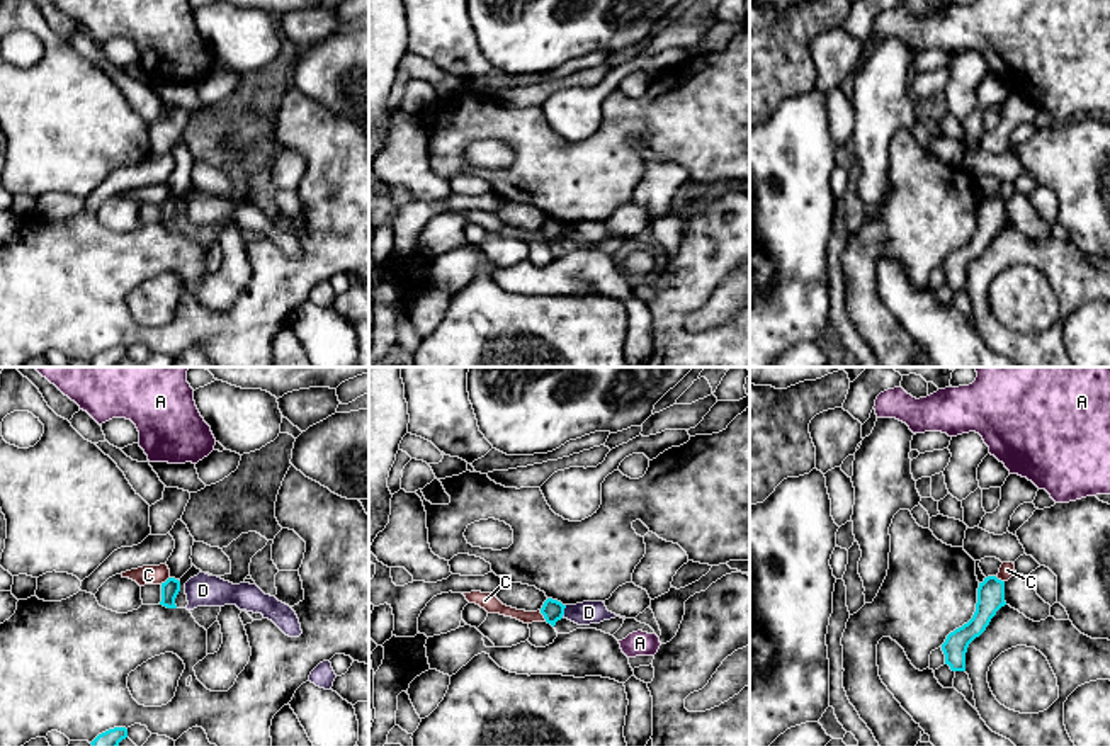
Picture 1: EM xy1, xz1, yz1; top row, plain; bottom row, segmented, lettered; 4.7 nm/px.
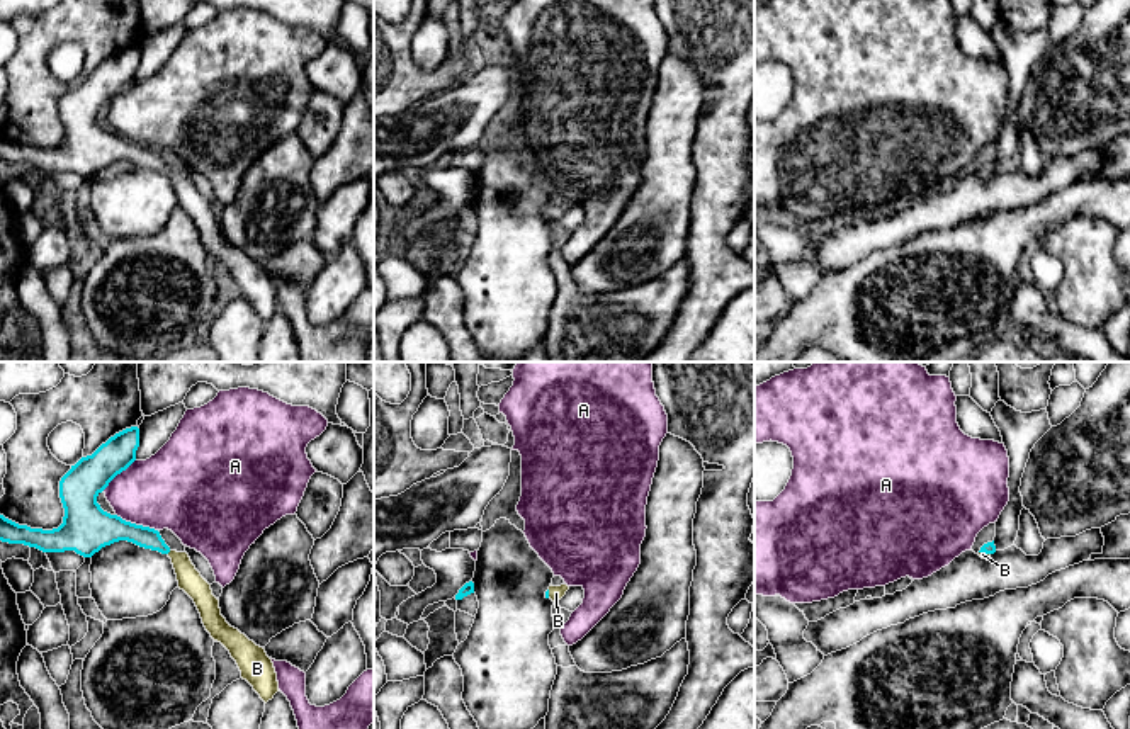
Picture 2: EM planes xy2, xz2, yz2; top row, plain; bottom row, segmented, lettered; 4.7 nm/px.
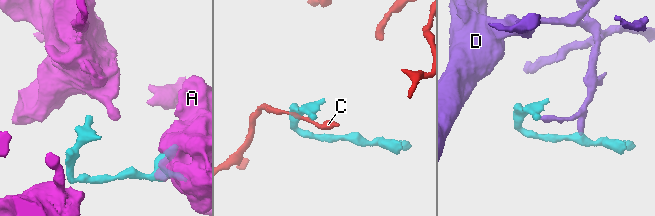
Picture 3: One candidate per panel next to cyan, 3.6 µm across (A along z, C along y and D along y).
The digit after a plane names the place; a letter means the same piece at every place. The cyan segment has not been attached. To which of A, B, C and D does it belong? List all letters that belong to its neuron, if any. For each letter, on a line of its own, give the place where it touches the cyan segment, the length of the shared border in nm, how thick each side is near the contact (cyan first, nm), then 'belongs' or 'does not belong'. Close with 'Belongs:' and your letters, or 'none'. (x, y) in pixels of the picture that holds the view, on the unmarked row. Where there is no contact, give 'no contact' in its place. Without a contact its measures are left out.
A: contact xy2 (135, 143); length 220 nm; calibres 240 and 380 nm; does not belong
B: contact yz2 (984, 170); length 60 nm; calibres 60 and 30 nm; belongs
C: contact xz1 (543, 233); length 70 nm; calibres 110 and 80 nm; does not belong
D: contact xz1 (563, 230); length 60 nm; calibres 110 and 110 nm; does not belong
Belongs: B

